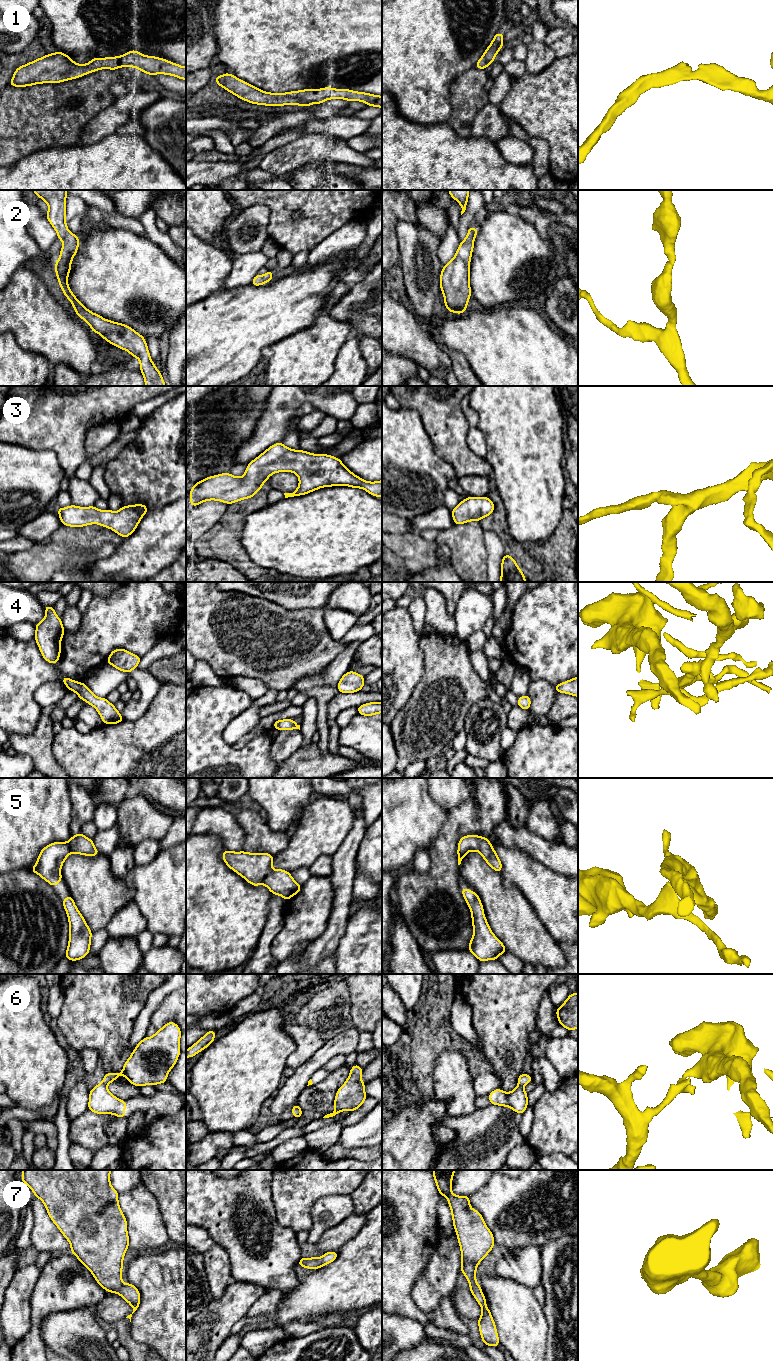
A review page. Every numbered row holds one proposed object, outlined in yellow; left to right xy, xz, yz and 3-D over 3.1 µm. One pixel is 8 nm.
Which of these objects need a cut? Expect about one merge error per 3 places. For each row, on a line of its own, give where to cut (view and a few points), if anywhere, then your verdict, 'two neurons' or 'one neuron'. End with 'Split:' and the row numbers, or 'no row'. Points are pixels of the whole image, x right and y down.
1: cut none; one neuron
2: cut none; one neuron
3: cut none; one neuron
4: cut xz (292, 720), (289, 723), (291, 729); two neurons
5: cut none; one neuron
6: cut xy (101, 1083), (105, 1085); two neurons
7: cut none; one neuron
Split: 4, 6

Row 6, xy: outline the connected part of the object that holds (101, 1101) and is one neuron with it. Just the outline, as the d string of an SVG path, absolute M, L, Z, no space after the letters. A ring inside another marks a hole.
M100 1083L89 1092L88 1110L97 1114L114 1114L118 1118L125 1118L127 1101L112 1095L107 1086Z

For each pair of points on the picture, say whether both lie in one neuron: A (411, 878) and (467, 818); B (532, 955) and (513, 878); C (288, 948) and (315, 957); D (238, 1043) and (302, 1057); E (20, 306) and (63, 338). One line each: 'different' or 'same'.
A: same
B: different
C: different
D: different
E: same

